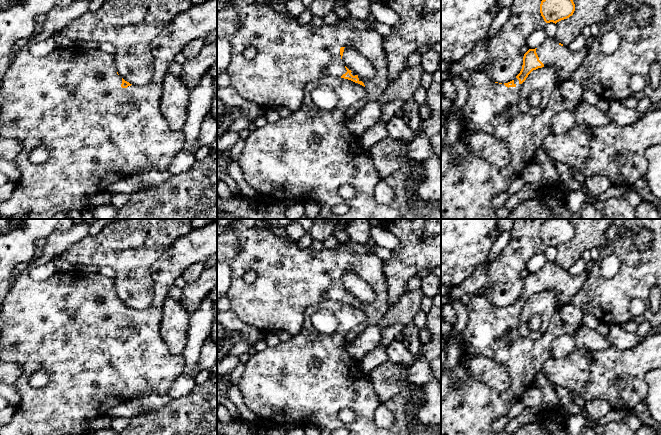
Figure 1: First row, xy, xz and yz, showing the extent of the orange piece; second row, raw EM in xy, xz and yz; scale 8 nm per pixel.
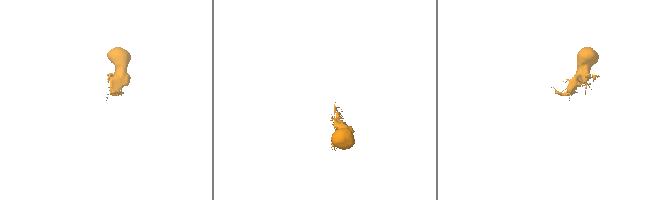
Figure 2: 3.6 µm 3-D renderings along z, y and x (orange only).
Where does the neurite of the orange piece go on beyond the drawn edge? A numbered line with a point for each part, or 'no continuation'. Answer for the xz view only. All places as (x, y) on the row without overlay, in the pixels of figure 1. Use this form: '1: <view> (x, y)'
1: xz (288, 279)

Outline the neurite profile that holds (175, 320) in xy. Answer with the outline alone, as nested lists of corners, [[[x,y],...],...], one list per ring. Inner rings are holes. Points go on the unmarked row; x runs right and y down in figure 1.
[[[167,298],[163,305],[160,335],[169,351],[182,355],[187,343],[190,314],[179,301]]]

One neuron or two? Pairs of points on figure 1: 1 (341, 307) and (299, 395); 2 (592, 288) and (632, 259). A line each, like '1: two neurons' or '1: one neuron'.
1: one neuron
2: one neuron

